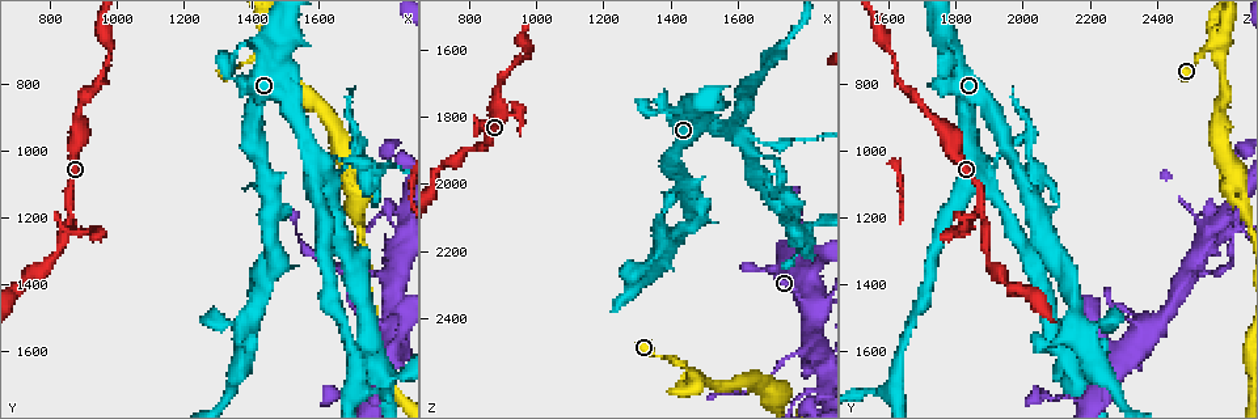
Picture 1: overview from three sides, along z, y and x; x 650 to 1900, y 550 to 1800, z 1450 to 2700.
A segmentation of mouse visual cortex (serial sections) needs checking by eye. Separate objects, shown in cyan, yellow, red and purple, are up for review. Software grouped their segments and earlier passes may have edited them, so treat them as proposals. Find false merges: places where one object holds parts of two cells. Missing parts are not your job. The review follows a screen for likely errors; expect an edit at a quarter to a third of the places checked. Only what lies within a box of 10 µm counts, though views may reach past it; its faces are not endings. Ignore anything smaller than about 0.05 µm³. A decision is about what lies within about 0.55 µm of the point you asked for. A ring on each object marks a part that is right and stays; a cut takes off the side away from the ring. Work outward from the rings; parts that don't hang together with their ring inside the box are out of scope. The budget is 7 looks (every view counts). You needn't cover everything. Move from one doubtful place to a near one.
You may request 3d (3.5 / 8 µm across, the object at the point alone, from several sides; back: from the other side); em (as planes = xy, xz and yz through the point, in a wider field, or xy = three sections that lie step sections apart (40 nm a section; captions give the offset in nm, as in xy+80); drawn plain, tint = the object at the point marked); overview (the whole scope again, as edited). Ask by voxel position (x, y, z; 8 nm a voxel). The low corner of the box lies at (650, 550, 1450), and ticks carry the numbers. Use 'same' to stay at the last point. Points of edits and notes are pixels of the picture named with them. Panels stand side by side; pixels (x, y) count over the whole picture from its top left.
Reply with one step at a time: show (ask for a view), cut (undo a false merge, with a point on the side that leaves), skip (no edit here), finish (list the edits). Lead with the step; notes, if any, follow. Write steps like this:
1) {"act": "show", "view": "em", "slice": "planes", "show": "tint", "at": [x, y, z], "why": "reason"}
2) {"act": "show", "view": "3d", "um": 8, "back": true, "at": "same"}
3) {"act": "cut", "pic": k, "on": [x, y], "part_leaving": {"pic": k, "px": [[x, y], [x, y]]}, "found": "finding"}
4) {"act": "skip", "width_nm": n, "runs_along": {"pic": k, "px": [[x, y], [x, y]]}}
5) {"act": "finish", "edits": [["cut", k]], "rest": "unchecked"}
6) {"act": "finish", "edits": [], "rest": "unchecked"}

{"act": "show", "view": "3d", "um": 3.5, "at": [860, 1210, 1850], "why": "narrows sharply"}

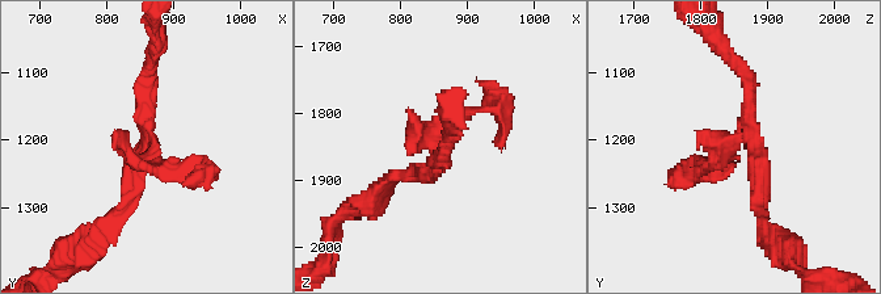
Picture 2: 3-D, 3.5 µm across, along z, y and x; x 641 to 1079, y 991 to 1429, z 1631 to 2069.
{"act": "show", "view": "em", "slice": "xy", "step": 2, "show": "tint", "at": "same"}

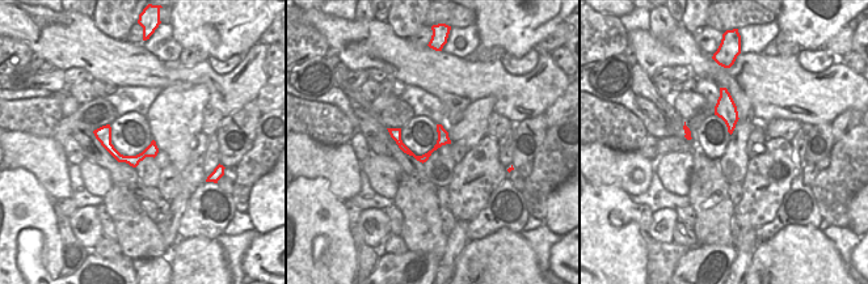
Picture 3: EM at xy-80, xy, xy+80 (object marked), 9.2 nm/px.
{"act": "skip", "runs_along": {"pic": 2, "px": [[152, 59], [156, 168], [193, 181]]}, "found": "one cell here"}

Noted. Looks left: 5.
{"act": "show", "view": "3d", "um": 3.5, "back": true, "at": [1380, 1520, 2170], "why": "thin neck"}

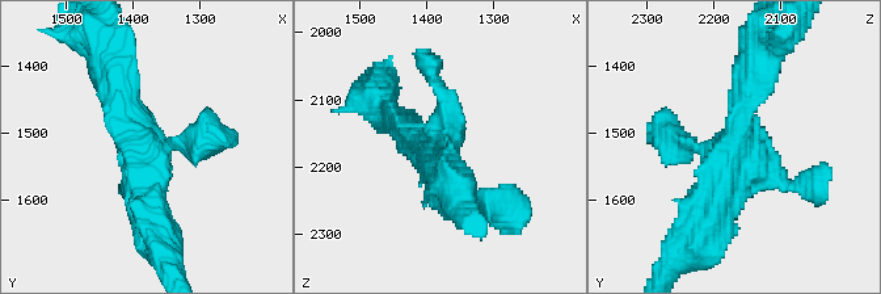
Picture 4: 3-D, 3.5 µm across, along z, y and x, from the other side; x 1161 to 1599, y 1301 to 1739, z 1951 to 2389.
{"act": "show", "view": "em", "slice": "xy", "step": 2, "show": "tint", "at": [1385, 1520, 2165], "why": "need the tissue"}

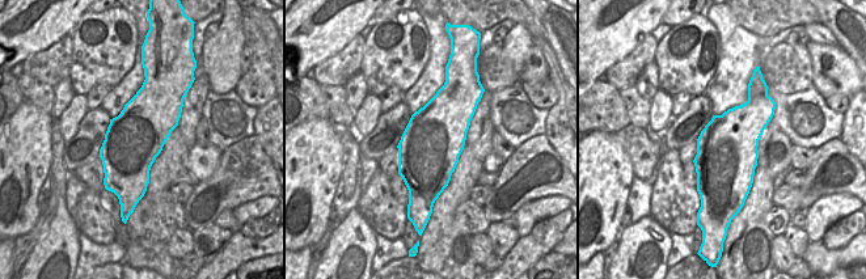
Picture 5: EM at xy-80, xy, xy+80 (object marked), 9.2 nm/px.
{"act": "skip", "width_nm": 550, "runs_along": {"pic": 4, "px": [[749, 66], [736, 146], [702, 226]]}, "found": "all the same cell"}

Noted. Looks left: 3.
{"act": "show", "view": "3d", "um": 3.5, "back": true, "at": [1590, 1040, 1850], "why": "two arms at a narrow angle"}

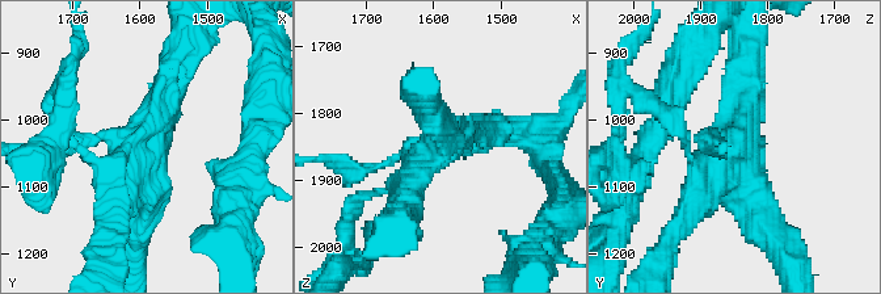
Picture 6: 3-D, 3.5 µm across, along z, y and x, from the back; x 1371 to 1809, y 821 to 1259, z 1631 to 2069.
{"act": "show", "view": "em", "slice": "xy", "step": 1, "show": "tint", "at": [1585, 1040, 1840]}

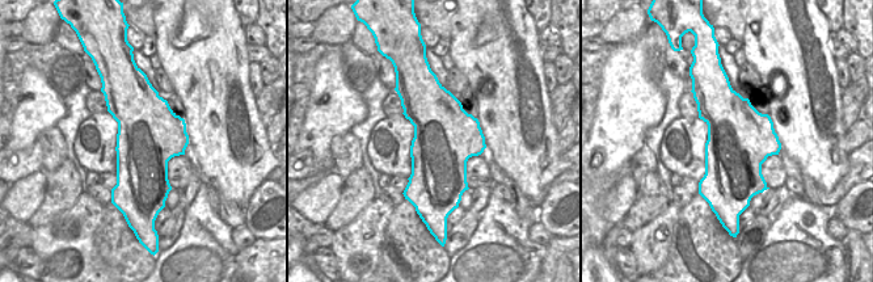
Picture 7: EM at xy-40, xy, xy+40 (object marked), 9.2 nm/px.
{"act": "show", "view": "em", "slice": "xy", "step": 5, "show": "tint", "at": "same", "why": "another direction"}

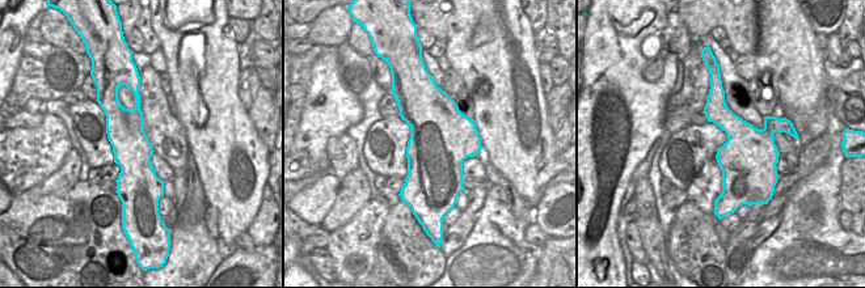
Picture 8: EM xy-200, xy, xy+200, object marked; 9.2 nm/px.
{"act": "cut", "pic": 6, "on": [353, 206], "part_leaving": {"pic": 6, "px": [[95, 162], [58, 130], [54, 93]]}, "found": "two cells meet here"}

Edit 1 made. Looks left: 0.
{"act": "finish", "edits": [["cut", 6]], "rest": "unchecked"}

